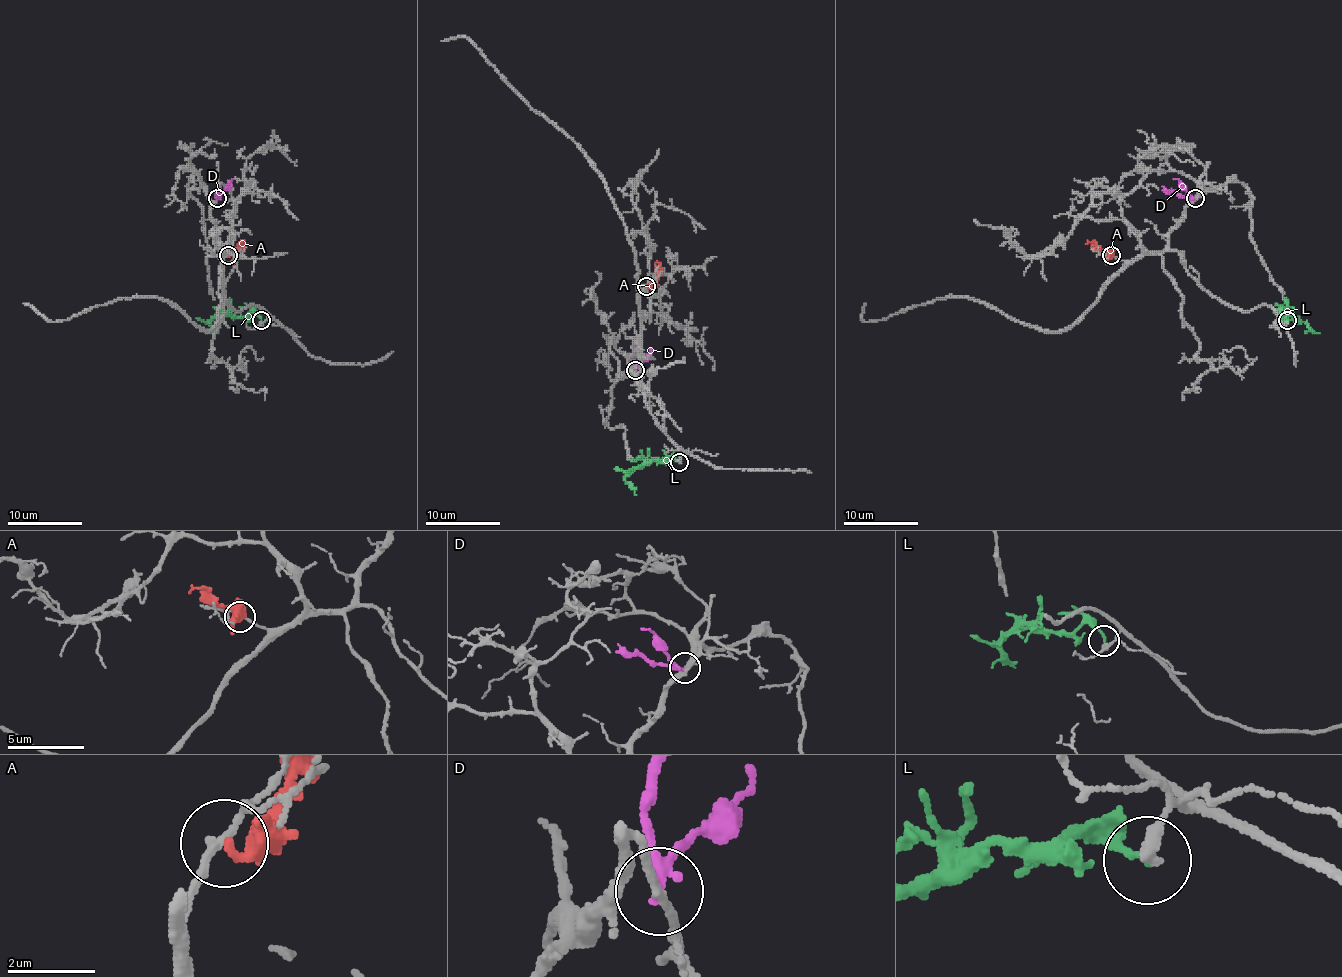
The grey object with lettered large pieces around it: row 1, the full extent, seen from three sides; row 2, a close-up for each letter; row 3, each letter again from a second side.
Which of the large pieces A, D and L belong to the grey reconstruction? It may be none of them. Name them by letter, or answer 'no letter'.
no letter

